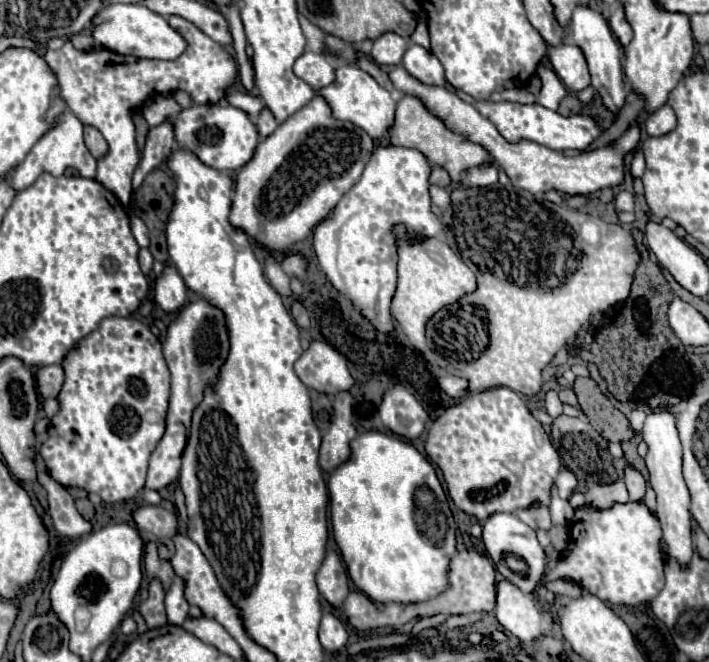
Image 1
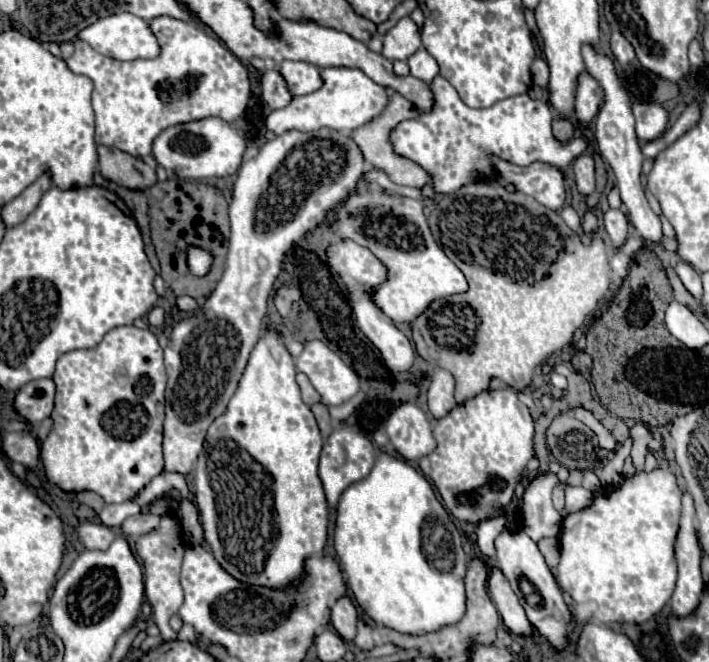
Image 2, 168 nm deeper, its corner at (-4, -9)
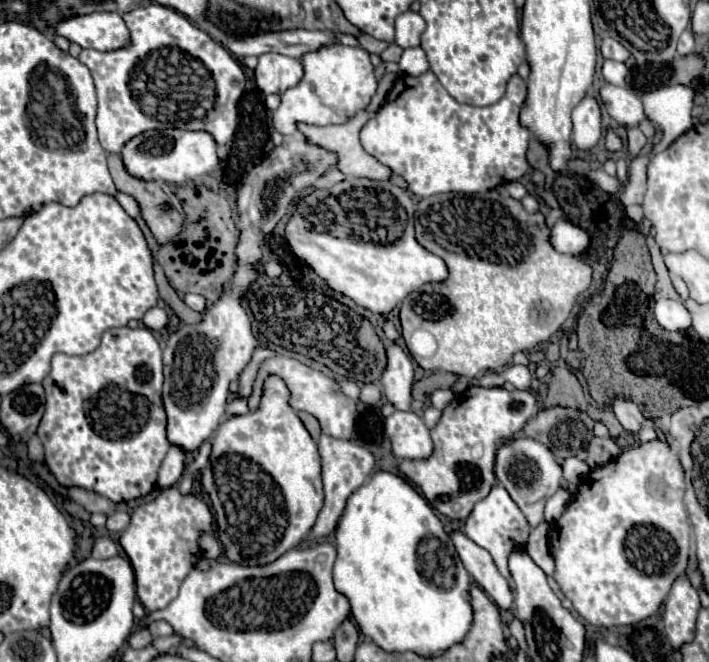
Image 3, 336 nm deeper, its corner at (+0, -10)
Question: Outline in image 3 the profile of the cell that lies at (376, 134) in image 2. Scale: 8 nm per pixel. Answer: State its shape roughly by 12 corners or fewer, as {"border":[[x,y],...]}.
{"border":[[369,112],[337,126],[307,126],[307,142],[337,156],[345,176],[389,180],[391,170],[369,156],[359,130]]}

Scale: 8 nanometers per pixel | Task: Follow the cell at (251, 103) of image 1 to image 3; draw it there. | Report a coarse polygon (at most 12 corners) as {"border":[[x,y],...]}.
{"border":[[369,52],[303,54],[275,128],[343,124],[377,90]]}

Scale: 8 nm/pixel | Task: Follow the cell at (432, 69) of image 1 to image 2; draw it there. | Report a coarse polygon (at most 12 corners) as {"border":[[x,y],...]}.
{"border":[[419,49],[409,59],[411,75],[431,83],[439,75],[437,61]]}

